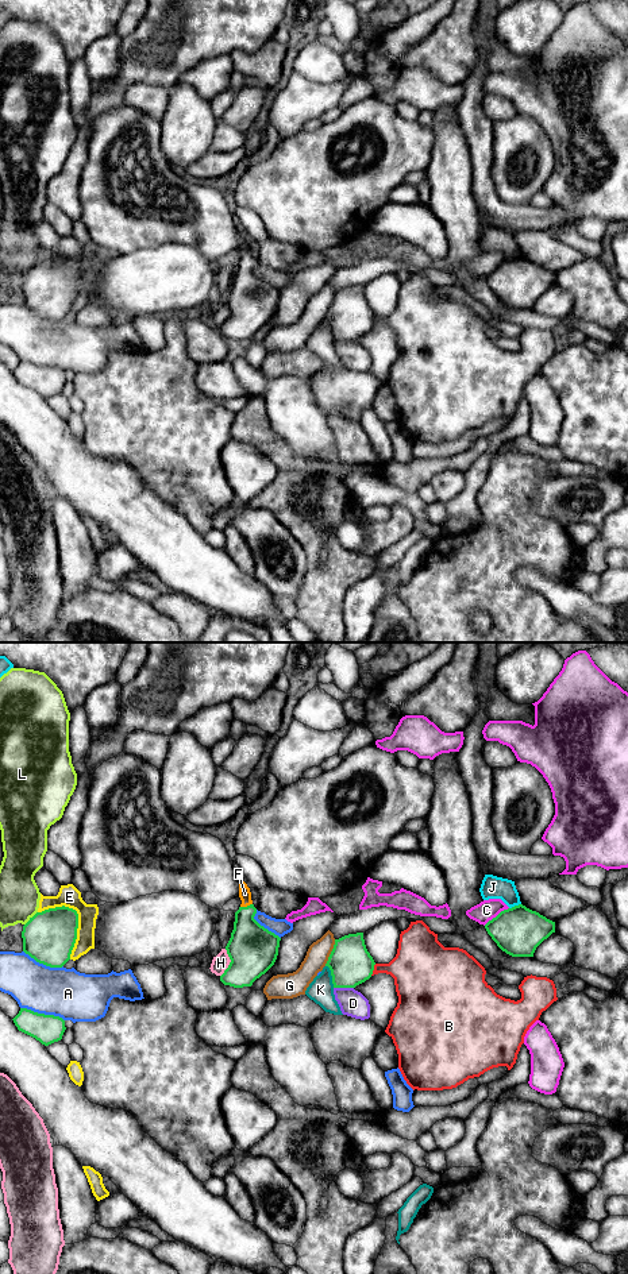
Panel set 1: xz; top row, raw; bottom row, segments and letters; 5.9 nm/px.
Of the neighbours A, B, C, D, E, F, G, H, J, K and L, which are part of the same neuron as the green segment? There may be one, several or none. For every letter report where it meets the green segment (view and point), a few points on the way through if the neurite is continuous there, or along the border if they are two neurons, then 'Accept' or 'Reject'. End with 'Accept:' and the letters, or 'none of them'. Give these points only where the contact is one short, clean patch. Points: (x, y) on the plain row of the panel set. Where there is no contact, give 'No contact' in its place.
A: Touches green at xz (42, 366). Reject
B: Touches green at xz (373, 321). Reject
C: Touches green at xz (497, 267). Reject
D: Touches green at xz (343, 339). Reject
E: Touches green at xz (77, 269). Reject
F: Touches green at xz (247, 258). Path across: xz (251, 300), (247, 288), (247, 258), (245, 246). Accept
G: Touches green at xz (331, 305). Reject
H: Touches green at xz (230, 315). Reject
J: Touches green at xz (515, 258). Reject
K: Touches green at xz (331, 327). Reject
L: Touches green at xz (31, 270). Reject
Accept: F

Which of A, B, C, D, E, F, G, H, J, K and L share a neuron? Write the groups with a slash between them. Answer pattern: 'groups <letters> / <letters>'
groups A / B / C / D / E / F / G / H / J / K / L

